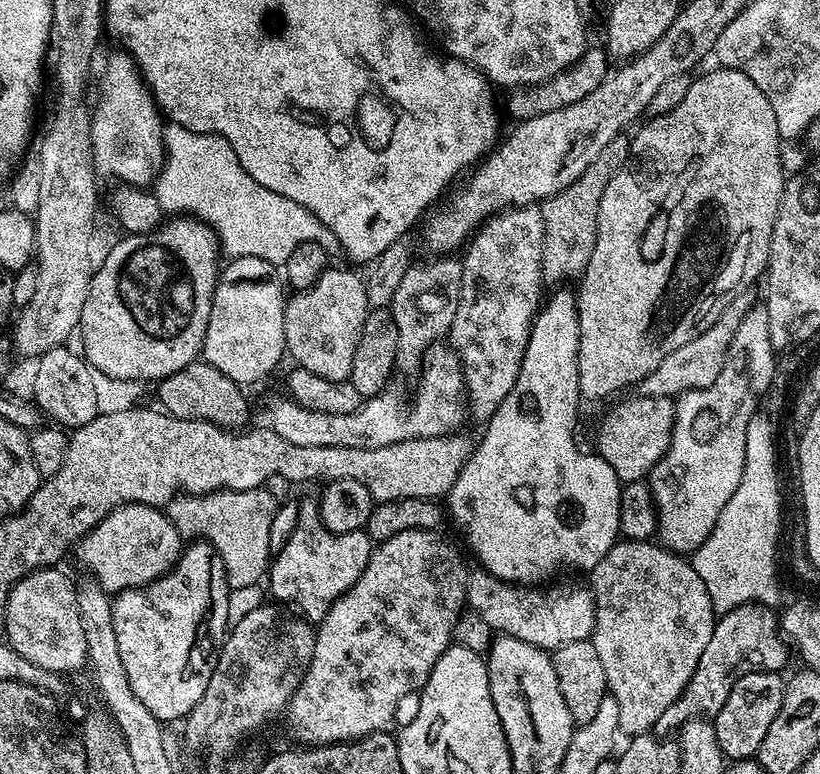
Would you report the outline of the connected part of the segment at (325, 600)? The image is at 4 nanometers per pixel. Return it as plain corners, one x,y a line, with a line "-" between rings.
301,499
299,506
294,534
290,534
290,542
286,542
284,549
275,553
266,573
266,588
273,601
293,609
300,608
296,610
303,619
319,622
332,604
358,582
370,562
374,543
364,530
332,533
323,524
320,505
315,499

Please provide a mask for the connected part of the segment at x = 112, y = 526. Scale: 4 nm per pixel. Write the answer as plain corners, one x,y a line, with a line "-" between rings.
124,504
121,508
113,508
102,523
79,541
75,549
77,558
92,571
89,572
91,579
109,594
152,583
172,571
181,551
180,531
161,509
151,508
149,504

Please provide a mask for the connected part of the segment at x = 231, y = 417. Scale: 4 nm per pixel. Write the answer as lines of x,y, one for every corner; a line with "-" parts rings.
195,360
182,370
165,376
157,383
159,404
169,416
179,420
210,421
220,428
229,430
243,429
248,423
250,406
243,394
241,385
222,374
205,360

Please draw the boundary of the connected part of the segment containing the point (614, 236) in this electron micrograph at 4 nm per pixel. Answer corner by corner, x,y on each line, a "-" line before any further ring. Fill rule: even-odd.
713,67
713,72
705,76
696,76
690,90
686,90
686,98
661,116
653,115
649,124
639,125
640,133
631,137
628,146
628,157
624,165
610,178
606,186
606,194
602,194
602,206
598,206
598,234
594,242
594,254
590,254
590,262
586,266
583,276
579,277
578,291
576,292
576,309
578,310
578,386
581,397
588,400
604,400
623,388
639,385
670,354
670,350
678,350
678,346
686,346
702,330
710,330
718,314
726,310
732,299
745,290
751,289
756,279
761,279
762,273
768,267
768,251
770,238
774,230
774,218
782,198
786,171
780,165
780,147
782,141
778,134
778,118
774,118
774,110
766,94
750,82
742,70

